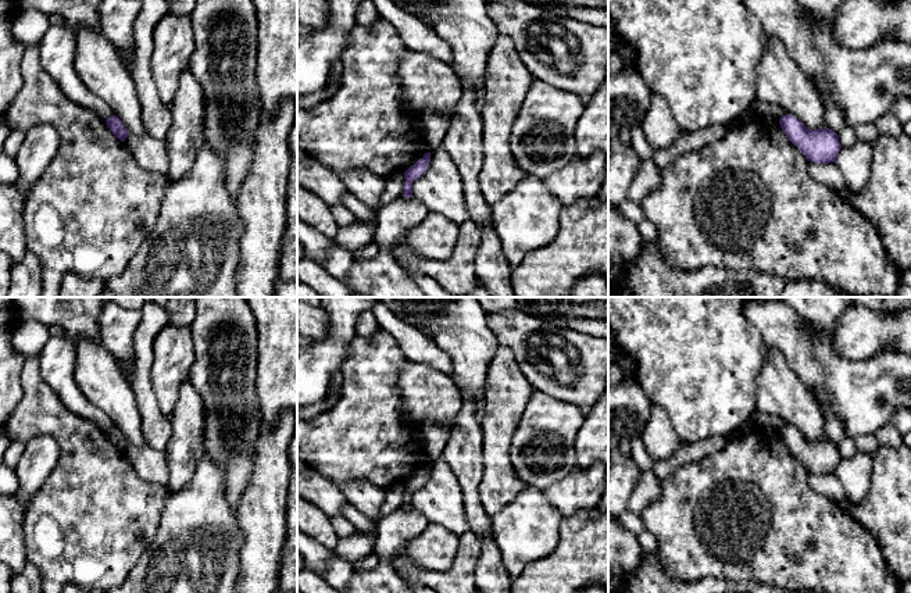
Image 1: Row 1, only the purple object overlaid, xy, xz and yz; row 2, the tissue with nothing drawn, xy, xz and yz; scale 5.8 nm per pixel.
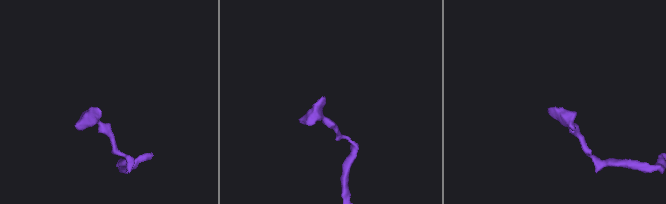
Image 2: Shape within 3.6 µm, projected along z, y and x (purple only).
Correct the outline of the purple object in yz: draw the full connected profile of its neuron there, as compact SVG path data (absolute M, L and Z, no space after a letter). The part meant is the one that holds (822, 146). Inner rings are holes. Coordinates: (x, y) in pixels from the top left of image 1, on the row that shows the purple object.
M786 114L779 119L782 131L799 147L808 161L818 164L835 162L842 144L829 128L811 131L796 117Z

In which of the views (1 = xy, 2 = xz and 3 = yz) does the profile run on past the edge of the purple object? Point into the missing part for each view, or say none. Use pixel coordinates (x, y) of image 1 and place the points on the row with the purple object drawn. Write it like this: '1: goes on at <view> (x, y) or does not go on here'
1: does not go on here
2: does not go on here
3: does not go on here

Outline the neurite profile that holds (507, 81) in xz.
M500 35L487 58L479 99L482 115L479 185L490 206L528 176L510 150L510 136L533 81L514 42Z

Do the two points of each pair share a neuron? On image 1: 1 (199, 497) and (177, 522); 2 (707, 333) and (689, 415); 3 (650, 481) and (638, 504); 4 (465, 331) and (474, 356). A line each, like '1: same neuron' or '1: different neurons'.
1: same neuron
2: same neuron
3: same neuron
4: same neuron

